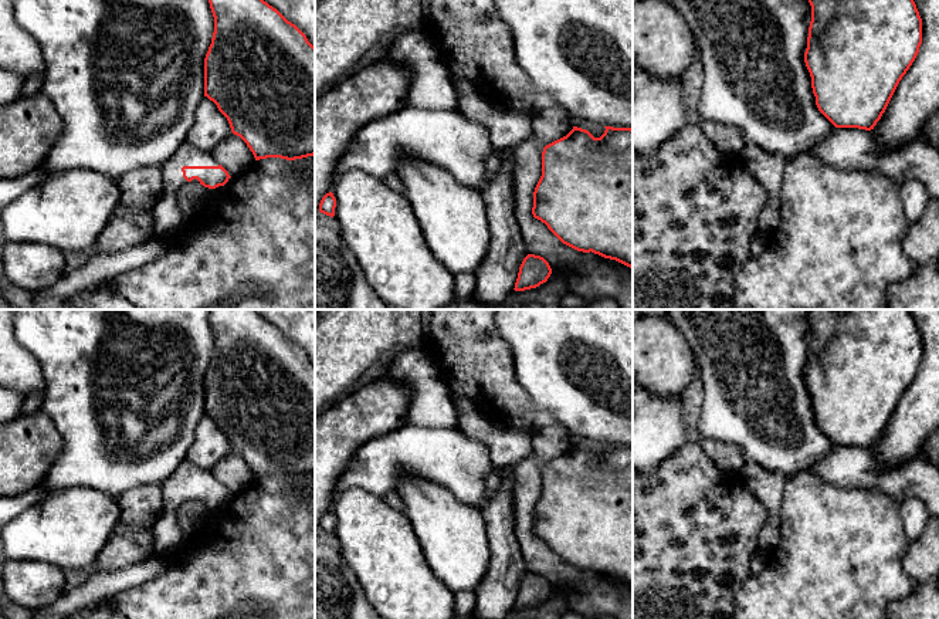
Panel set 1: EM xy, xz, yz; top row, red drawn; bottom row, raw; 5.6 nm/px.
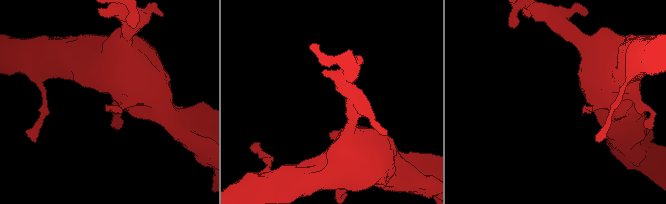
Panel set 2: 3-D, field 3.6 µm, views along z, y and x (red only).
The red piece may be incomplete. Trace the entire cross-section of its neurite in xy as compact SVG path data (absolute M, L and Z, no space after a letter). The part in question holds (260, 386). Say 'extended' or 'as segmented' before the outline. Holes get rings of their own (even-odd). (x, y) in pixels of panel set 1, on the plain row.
as segmented | M210 310L214 351L204 376L204 415L227 436L255 478L287 478L315 473L315 365L306 354L255 310Z

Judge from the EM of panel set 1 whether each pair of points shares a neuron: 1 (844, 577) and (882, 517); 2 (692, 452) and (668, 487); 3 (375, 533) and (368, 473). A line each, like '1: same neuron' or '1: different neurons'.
1: same neuron
2: same neuron
3: different neurons

